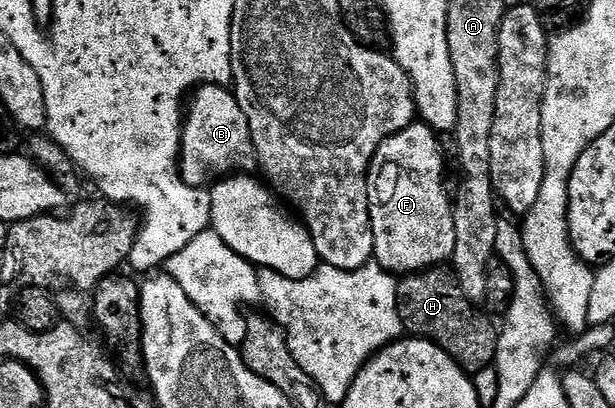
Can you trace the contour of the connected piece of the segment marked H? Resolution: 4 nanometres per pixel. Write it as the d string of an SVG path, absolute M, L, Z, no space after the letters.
M431 268L405 275L398 282L398 304L403 327L411 335L435 342L467 375L494 365L499 327L493 326L491 319L471 302L449 269Z

